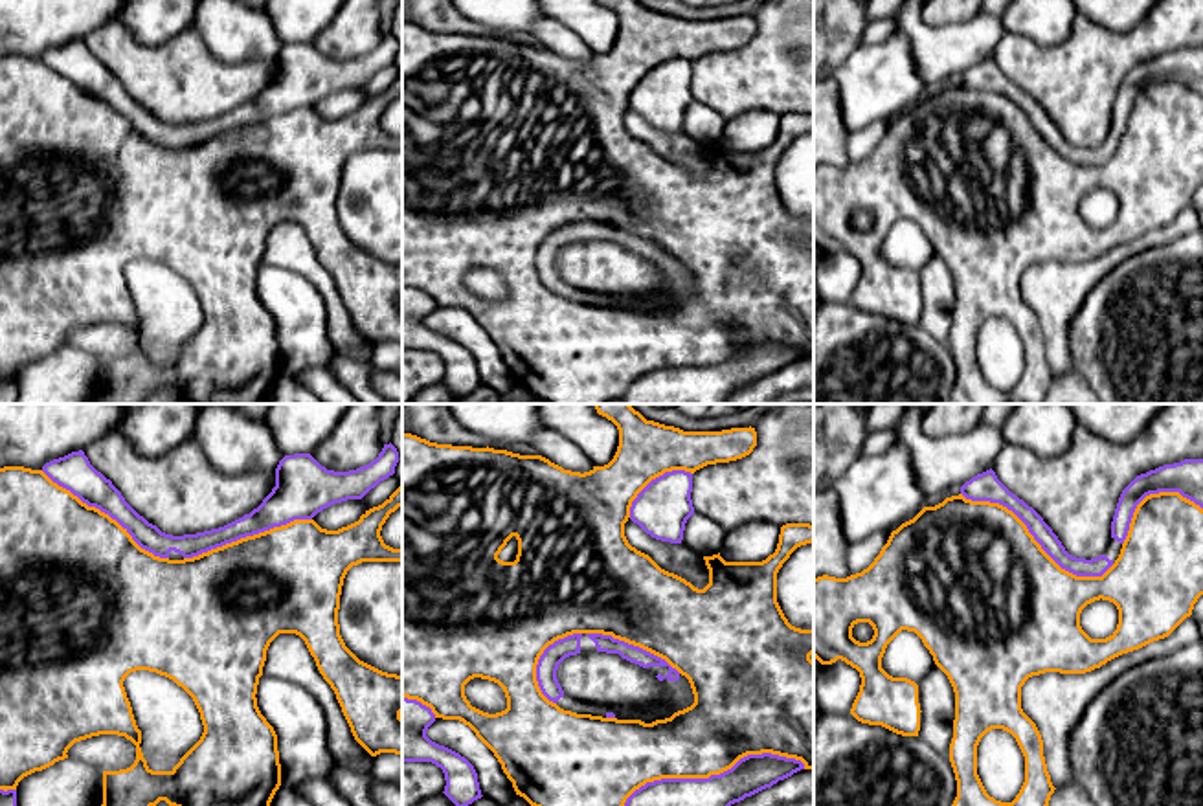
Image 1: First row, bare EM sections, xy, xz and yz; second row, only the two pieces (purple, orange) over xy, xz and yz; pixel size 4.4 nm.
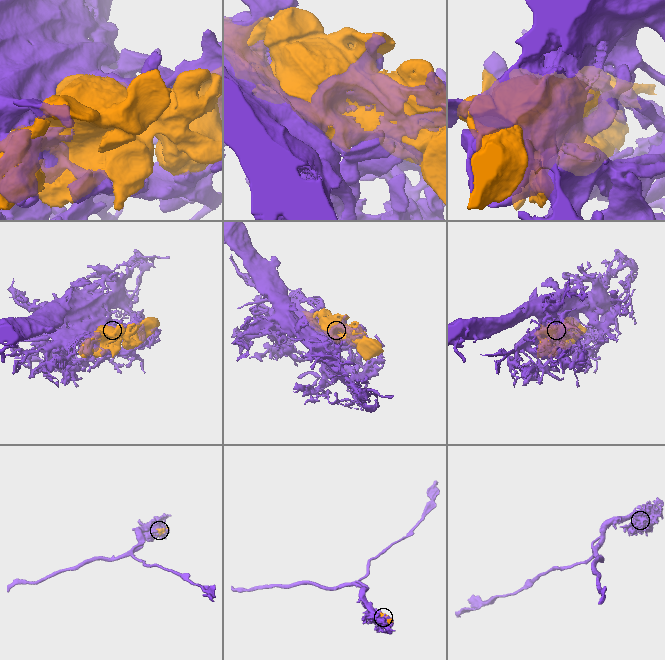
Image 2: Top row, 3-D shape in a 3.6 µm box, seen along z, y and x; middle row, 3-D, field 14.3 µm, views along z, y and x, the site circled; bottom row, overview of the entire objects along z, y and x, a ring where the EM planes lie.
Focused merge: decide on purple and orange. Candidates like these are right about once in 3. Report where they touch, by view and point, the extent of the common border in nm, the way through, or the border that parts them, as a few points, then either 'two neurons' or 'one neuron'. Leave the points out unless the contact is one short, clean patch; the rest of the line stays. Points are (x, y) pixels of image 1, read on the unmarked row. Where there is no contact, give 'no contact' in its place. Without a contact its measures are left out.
meets purple in xz at (711, 364); contact 850 nm long; two neurons

